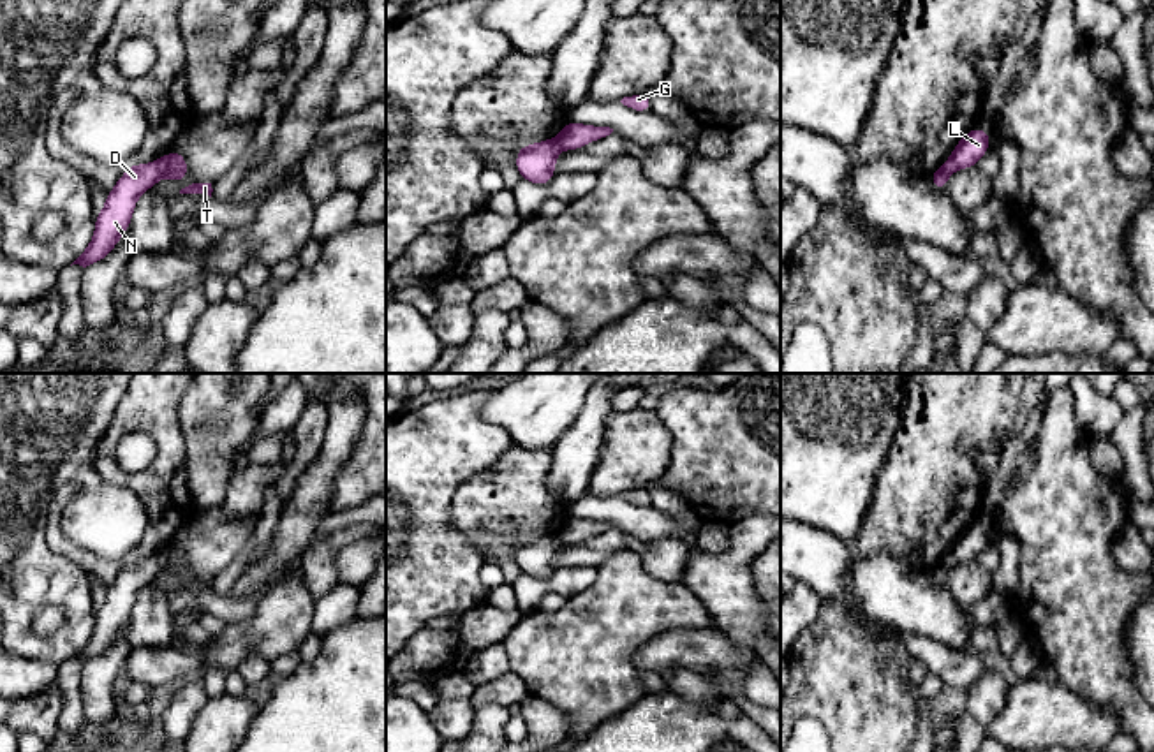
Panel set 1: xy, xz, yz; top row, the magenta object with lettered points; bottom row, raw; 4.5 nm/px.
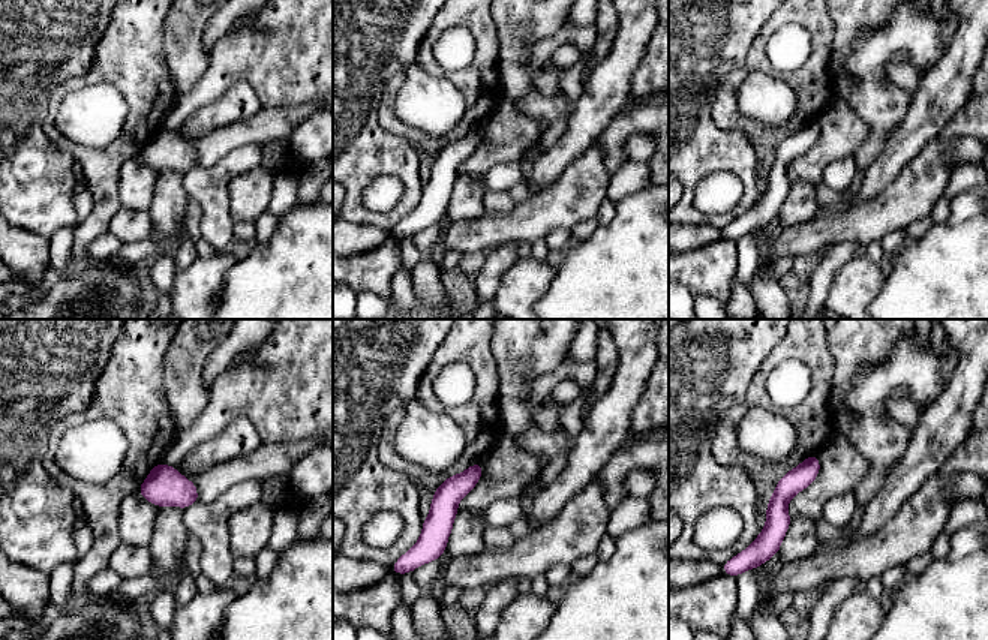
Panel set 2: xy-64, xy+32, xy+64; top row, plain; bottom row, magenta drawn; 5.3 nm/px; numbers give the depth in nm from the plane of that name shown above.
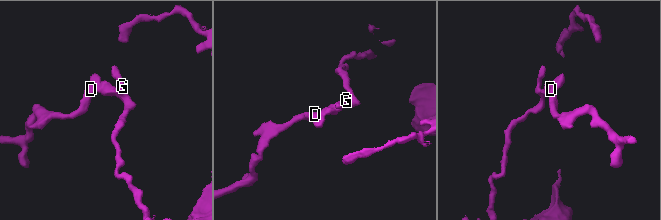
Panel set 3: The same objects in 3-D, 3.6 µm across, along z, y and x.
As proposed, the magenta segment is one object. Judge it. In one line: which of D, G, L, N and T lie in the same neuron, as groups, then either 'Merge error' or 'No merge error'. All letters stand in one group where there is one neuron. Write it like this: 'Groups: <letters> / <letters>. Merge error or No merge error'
Groups: D L N / G T. Merge error

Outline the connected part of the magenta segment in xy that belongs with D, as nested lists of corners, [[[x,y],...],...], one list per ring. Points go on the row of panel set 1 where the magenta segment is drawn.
[[[164,159],[146,166],[130,164],[106,197],[106,208],[95,217],[95,232],[88,248],[72,262],[83,268],[102,261],[129,231],[137,197],[162,176]]]

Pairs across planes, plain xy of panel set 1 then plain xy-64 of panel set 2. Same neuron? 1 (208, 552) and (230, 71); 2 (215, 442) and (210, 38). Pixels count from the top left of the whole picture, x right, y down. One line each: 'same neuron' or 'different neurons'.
1: different neurons
2: different neurons

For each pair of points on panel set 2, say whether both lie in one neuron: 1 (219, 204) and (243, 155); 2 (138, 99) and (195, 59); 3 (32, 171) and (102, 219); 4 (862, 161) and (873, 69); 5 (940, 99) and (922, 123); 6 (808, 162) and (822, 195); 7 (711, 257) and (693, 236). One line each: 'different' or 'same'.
1: same
2: different
3: different
4: same
5: same
6: different
7: different

